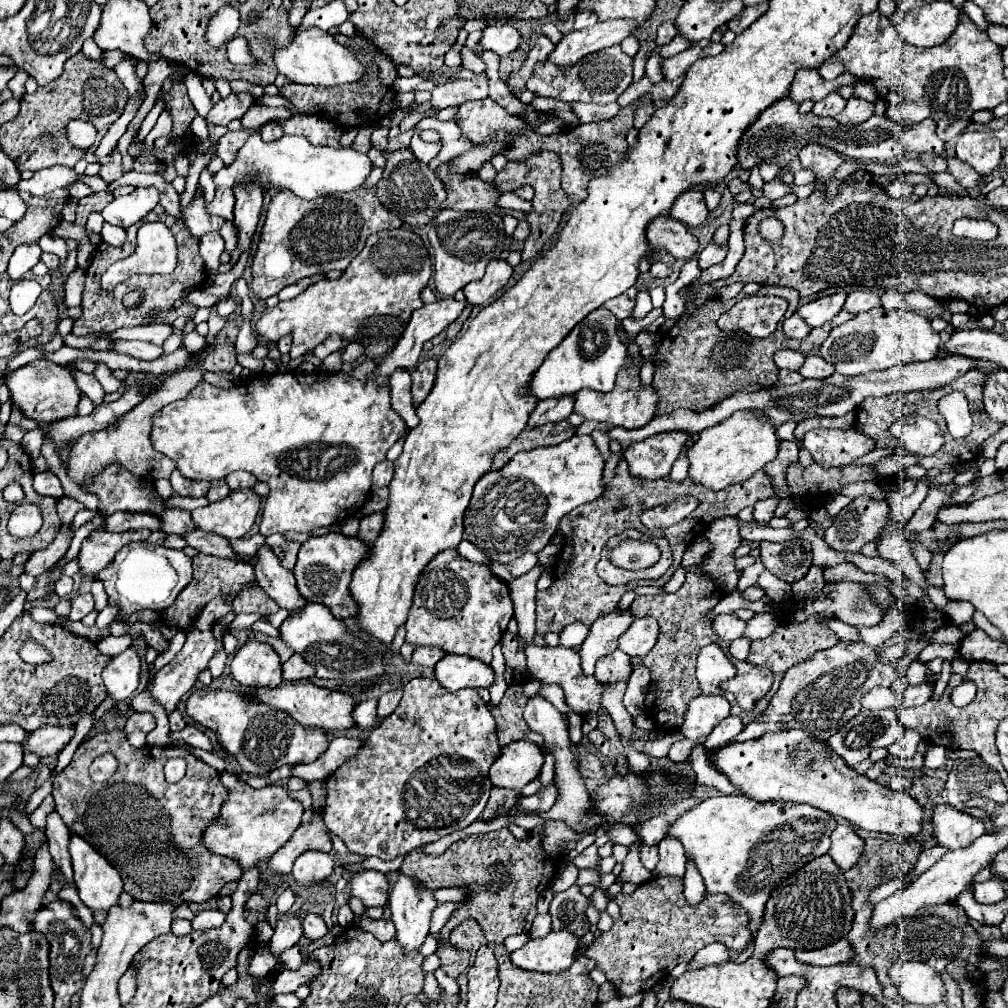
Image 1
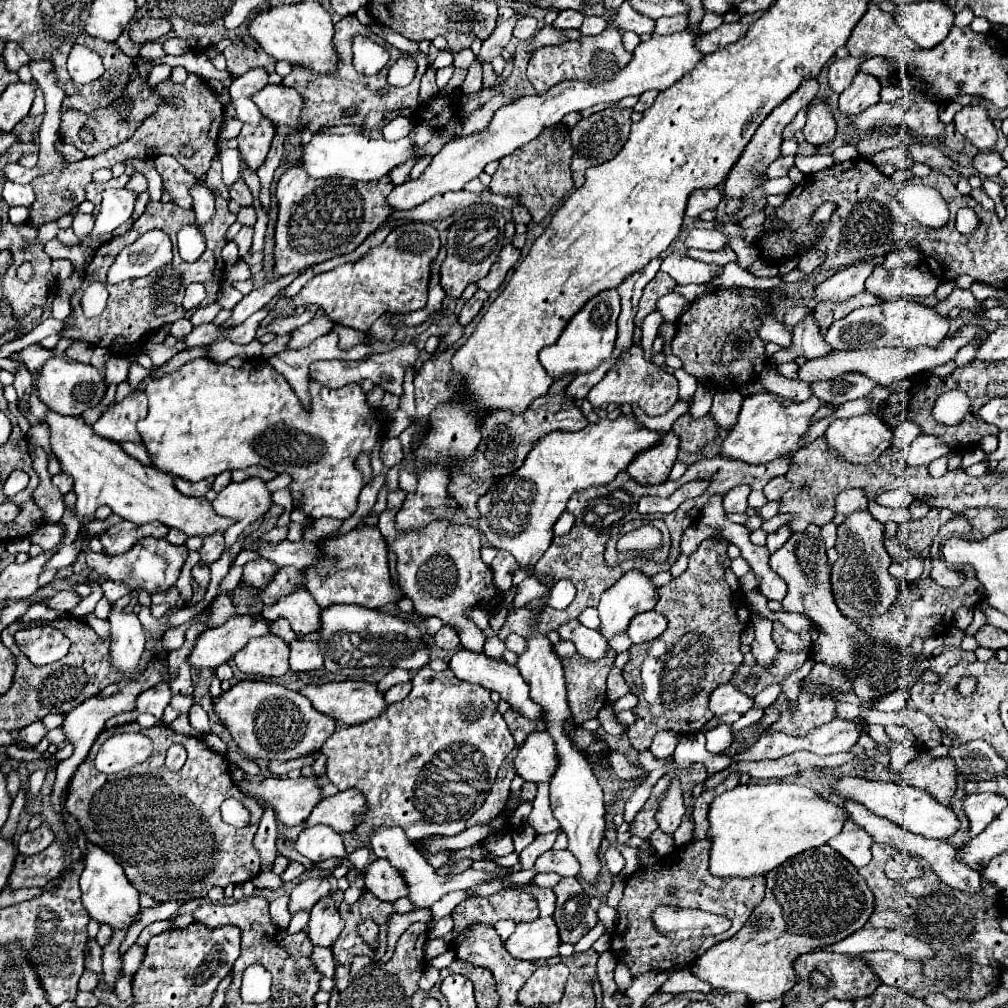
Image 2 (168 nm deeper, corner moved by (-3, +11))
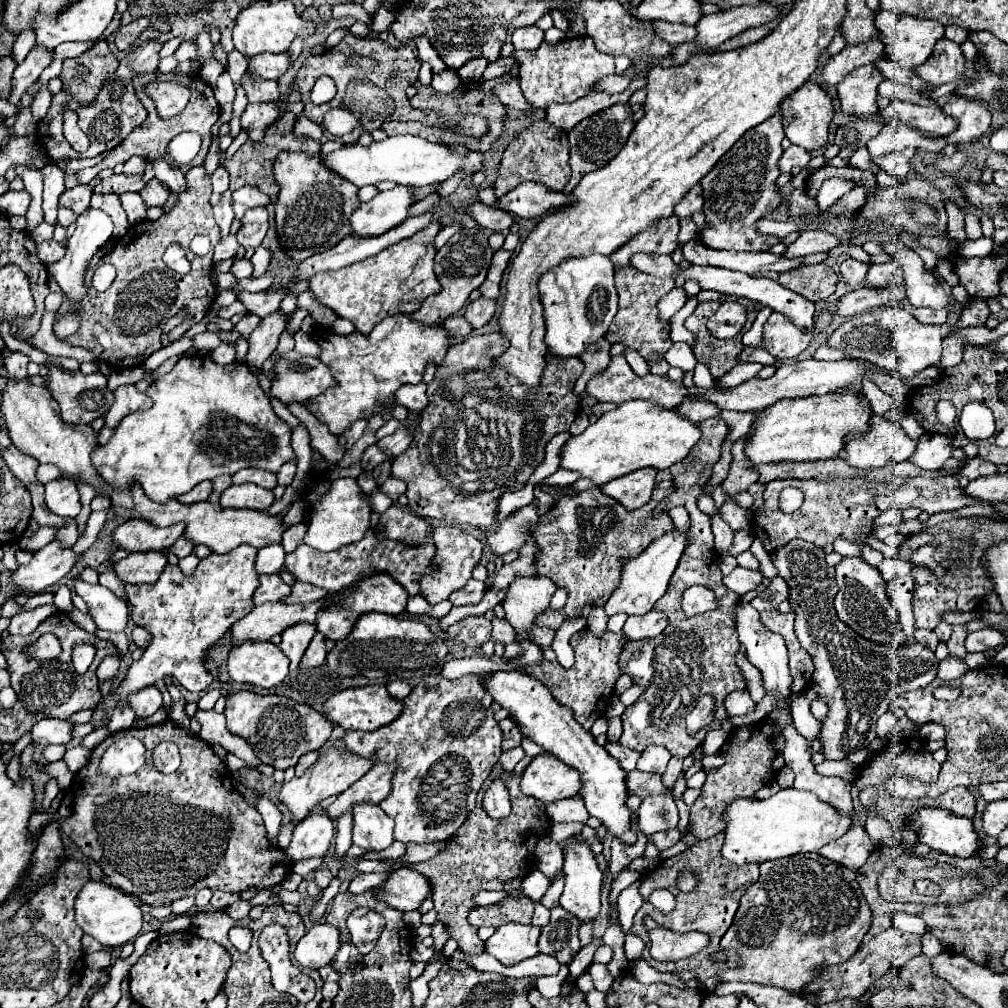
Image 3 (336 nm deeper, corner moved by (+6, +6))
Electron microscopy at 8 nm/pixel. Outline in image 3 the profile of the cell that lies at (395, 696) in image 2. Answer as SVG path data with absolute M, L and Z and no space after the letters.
M398 679L398 681L390 681L388 685L388 693L394 697L394 699L406 699L408 695L410 695L410 691L412 691L412 685L408 683L408 681L402 681L402 679Z

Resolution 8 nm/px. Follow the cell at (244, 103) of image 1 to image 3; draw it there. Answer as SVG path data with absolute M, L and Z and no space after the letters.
M290 51L284 53L260 53L250 59L248 73L260 75L264 79L274 79L278 81L286 69L290 67Z

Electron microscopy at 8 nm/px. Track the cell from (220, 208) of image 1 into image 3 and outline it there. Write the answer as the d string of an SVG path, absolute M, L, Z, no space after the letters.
M242 187L242 189L236 189L232 193L232 205L234 205L234 211L236 211L236 219L242 219L244 213L252 207L266 207L272 197L262 193L258 187Z

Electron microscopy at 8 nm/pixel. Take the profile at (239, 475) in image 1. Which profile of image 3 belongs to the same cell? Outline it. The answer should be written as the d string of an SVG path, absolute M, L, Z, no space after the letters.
M242 469L238 473L234 473L234 483L256 483L264 489L274 489L278 485L276 475L264 469Z

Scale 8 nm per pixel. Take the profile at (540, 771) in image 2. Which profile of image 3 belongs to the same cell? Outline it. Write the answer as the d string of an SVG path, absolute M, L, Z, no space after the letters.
M538 755L522 773L522 793L552 803L558 799L568 799L580 795L582 781L580 773L554 755Z

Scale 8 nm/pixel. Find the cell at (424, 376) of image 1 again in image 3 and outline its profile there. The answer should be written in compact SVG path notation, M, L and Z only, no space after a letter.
M452 315L452 317L448 317L442 325L444 325L444 327L448 329L448 333L450 333L452 337L456 337L456 339L464 339L466 335L472 333L472 325L470 325L462 315Z

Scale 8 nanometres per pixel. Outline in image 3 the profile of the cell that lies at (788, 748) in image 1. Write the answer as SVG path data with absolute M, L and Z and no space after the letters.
M924 807L910 817L910 827L918 833L920 843L952 857L966 859L982 849L972 819L958 817L950 811Z

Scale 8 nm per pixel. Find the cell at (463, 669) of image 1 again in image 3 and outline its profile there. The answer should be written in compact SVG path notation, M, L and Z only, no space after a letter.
M492 673L486 679L486 689L492 695L494 701L498 701L504 709L512 713L512 719L518 723L522 735L530 737L538 745L542 745L548 753L562 759L566 765L574 767L582 777L582 793L580 797L586 803L586 809L592 817L600 819L602 825L618 837L624 845L636 843L636 833L630 829L632 825L632 811L626 805L628 789L626 789L626 771L620 767L620 763L606 753L604 747L600 747L594 741L594 735L586 731L578 721L574 721L574 715L570 709L560 705L546 685L542 685L538 679L522 673Z

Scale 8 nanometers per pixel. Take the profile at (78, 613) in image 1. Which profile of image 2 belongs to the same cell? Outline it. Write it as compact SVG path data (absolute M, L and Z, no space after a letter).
M65 590L65 592L57 592L51 600L49 600L49 608L59 610L59 612L69 612L73 610L77 604L81 602L81 596L73 590Z

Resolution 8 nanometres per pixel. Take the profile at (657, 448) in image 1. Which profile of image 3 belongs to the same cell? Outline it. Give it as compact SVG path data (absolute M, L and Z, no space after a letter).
M640 469L638 473L630 473L630 477L620 477L602 485L602 493L616 499L628 511L634 511L650 501L656 473L654 469Z

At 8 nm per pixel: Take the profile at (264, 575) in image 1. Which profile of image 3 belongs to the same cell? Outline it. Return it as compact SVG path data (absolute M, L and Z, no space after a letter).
M294 625L294 629L286 629L286 633L282 633L280 649L290 659L292 671L298 669L298 663L300 663L304 651L308 649L314 633L316 633L314 625Z

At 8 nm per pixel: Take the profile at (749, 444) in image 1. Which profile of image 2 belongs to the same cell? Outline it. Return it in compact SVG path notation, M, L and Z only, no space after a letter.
M767 392L745 396L737 418L739 422L727 430L727 436L719 448L719 456L747 464L767 464L779 456L787 456L787 452L795 452L799 448L799 438L809 428L809 420L819 406L823 406L823 402L815 396L799 404Z

